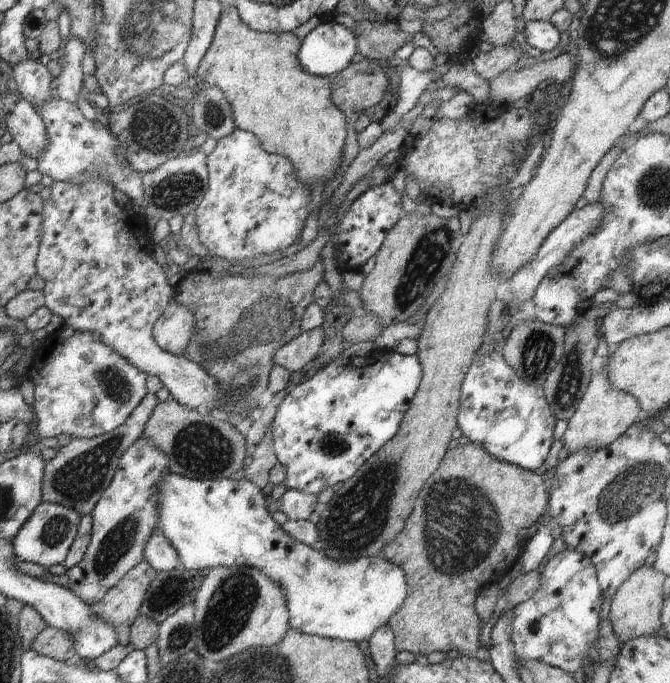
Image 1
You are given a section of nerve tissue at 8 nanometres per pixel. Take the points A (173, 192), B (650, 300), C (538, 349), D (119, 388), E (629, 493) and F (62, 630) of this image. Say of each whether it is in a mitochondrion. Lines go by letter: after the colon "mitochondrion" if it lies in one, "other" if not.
A: mitochondrion
B: other
C: mitochondrion
D: mitochondrion
E: mitochondrion
F: other

